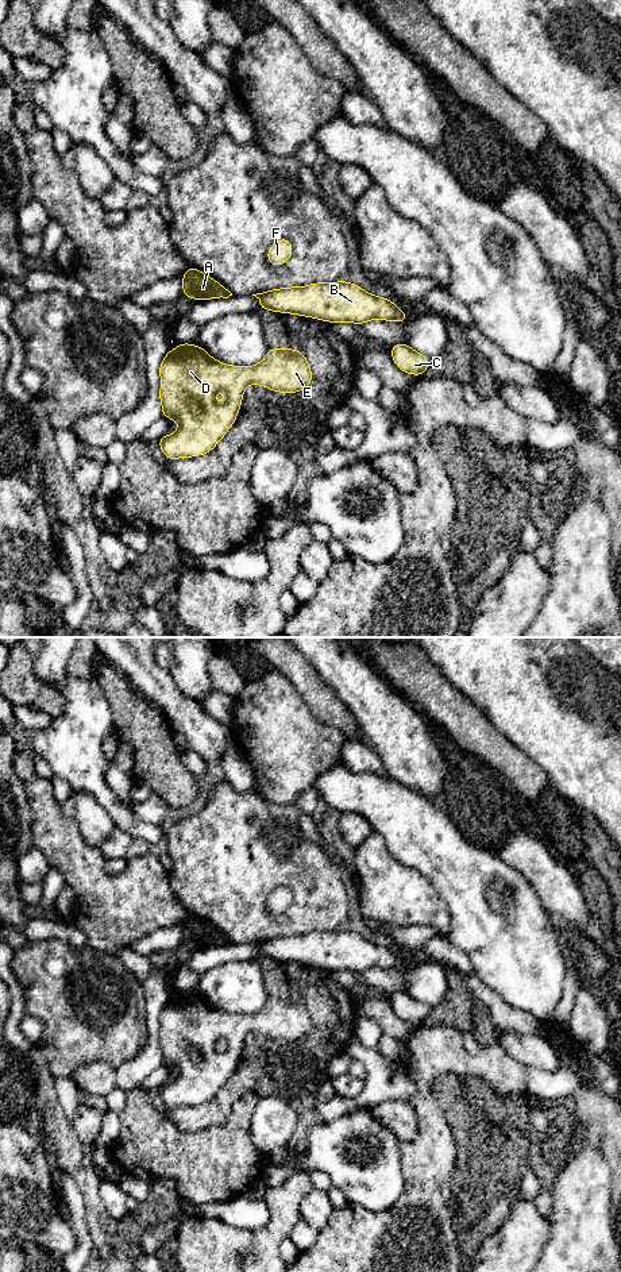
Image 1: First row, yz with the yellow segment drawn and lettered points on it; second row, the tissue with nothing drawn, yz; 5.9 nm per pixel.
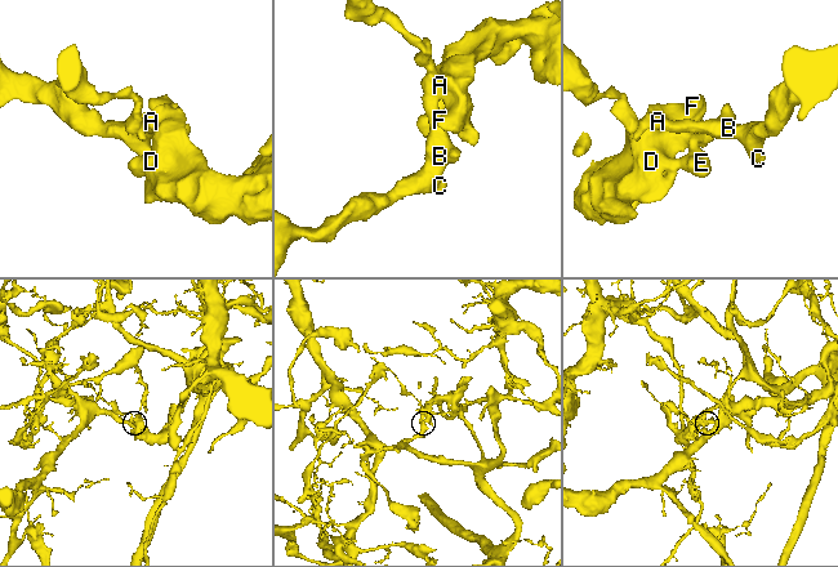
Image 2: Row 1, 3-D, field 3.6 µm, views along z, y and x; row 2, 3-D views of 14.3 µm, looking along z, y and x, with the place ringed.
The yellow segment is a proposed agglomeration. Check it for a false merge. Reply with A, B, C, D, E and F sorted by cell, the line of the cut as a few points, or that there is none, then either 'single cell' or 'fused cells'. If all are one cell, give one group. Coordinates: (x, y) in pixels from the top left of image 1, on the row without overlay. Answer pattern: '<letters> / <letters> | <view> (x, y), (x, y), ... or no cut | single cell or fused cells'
A B C / D E F | yz (186, 920), (207, 924) | fused cells

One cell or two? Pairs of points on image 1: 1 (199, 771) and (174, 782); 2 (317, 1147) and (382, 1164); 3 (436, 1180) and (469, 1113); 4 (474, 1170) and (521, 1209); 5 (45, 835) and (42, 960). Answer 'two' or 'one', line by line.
1: two
2: one
3: two
4: two
5: two

